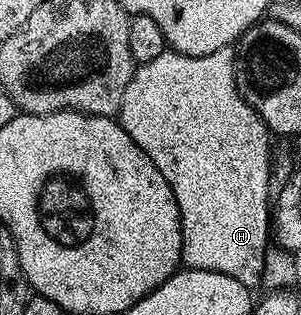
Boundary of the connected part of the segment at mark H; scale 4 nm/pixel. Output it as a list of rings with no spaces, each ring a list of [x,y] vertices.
[[[167,49],[155,61],[140,64],[127,89],[123,89],[119,122],[171,185],[181,218],[182,264],[227,273],[243,286],[257,289],[262,286],[265,254],[271,247],[271,132],[261,118],[253,119],[253,111],[245,111],[245,103],[197,95],[197,60],[198,57]]]

